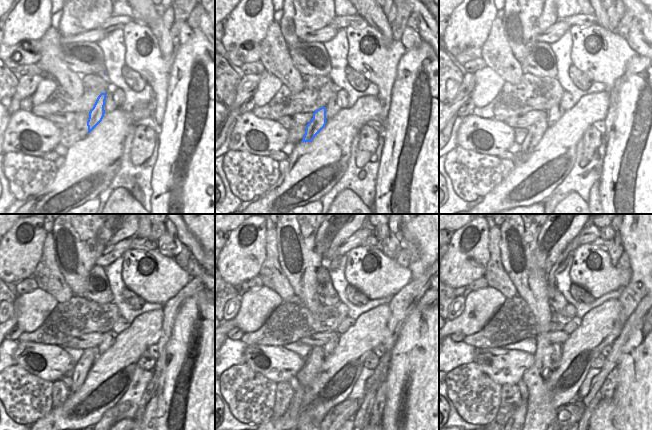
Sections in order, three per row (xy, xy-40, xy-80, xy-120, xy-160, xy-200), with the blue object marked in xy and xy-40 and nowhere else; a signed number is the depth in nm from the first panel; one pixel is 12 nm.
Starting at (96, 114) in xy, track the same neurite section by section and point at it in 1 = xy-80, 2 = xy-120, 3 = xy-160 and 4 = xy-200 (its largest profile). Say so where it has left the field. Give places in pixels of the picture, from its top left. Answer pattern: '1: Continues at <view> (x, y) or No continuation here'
1: Continues at xy-80 (535, 132)
2: Continues at xy-120 (89, 355)
3: Continues at xy-160 (293, 413)
4: Continues at xy-200 (518, 417)

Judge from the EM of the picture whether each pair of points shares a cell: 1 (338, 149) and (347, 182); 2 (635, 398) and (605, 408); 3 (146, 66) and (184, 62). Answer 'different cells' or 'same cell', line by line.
1: different cells
2: different cells
3: different cells

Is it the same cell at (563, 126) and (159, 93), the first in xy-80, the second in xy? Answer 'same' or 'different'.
different

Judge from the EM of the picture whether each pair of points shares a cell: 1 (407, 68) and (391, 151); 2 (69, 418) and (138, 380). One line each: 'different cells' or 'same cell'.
1: same cell
2: different cells

